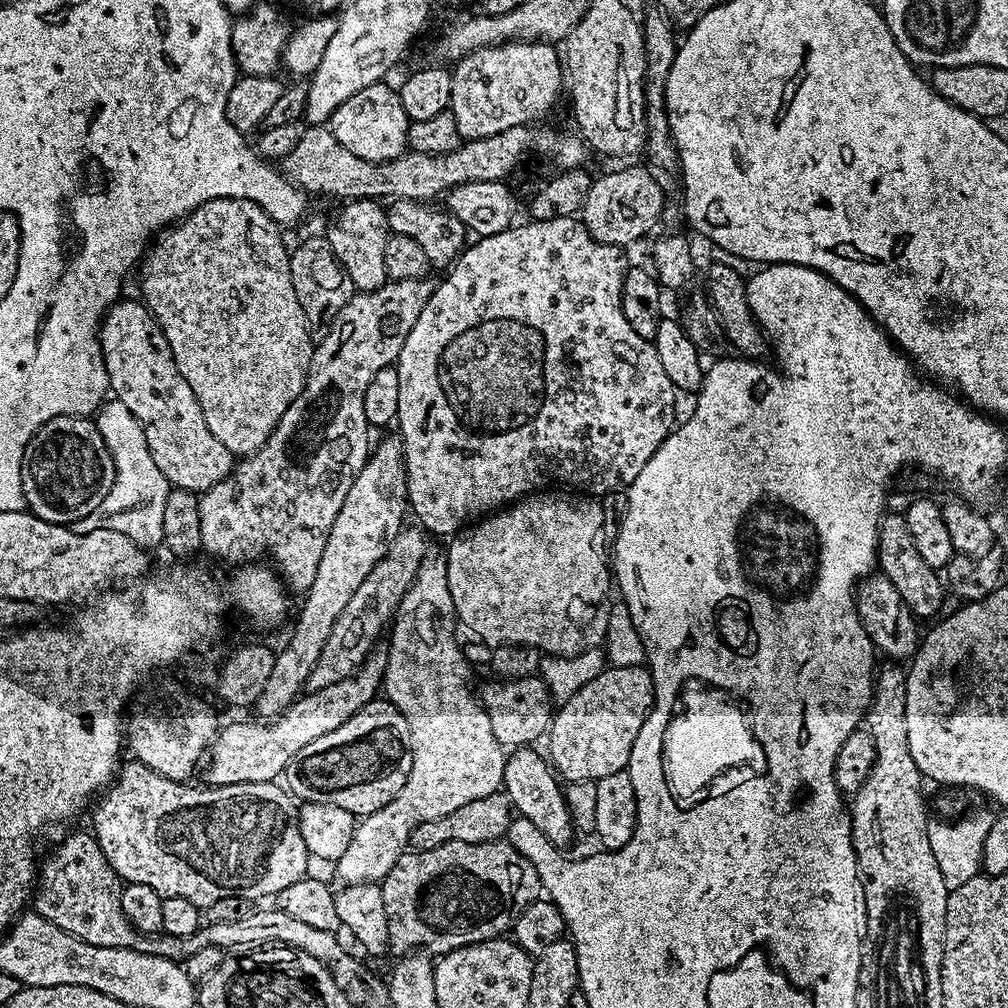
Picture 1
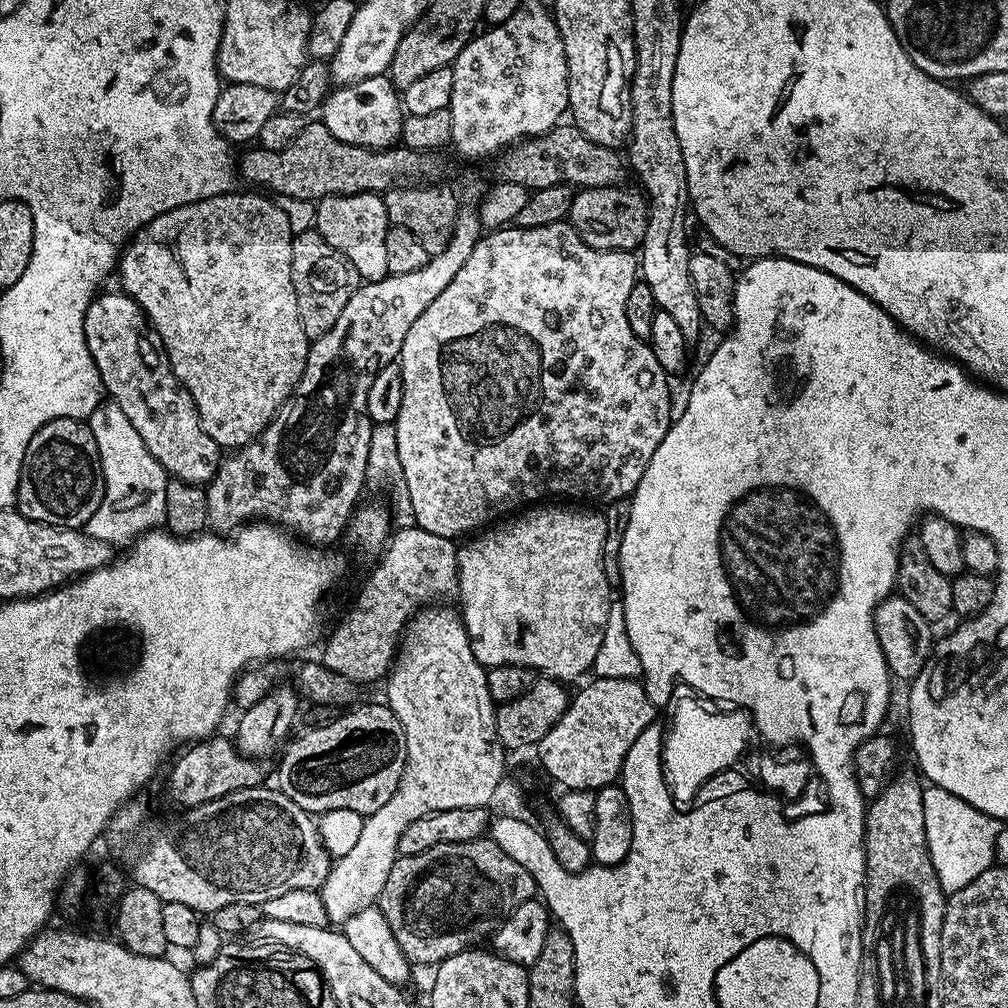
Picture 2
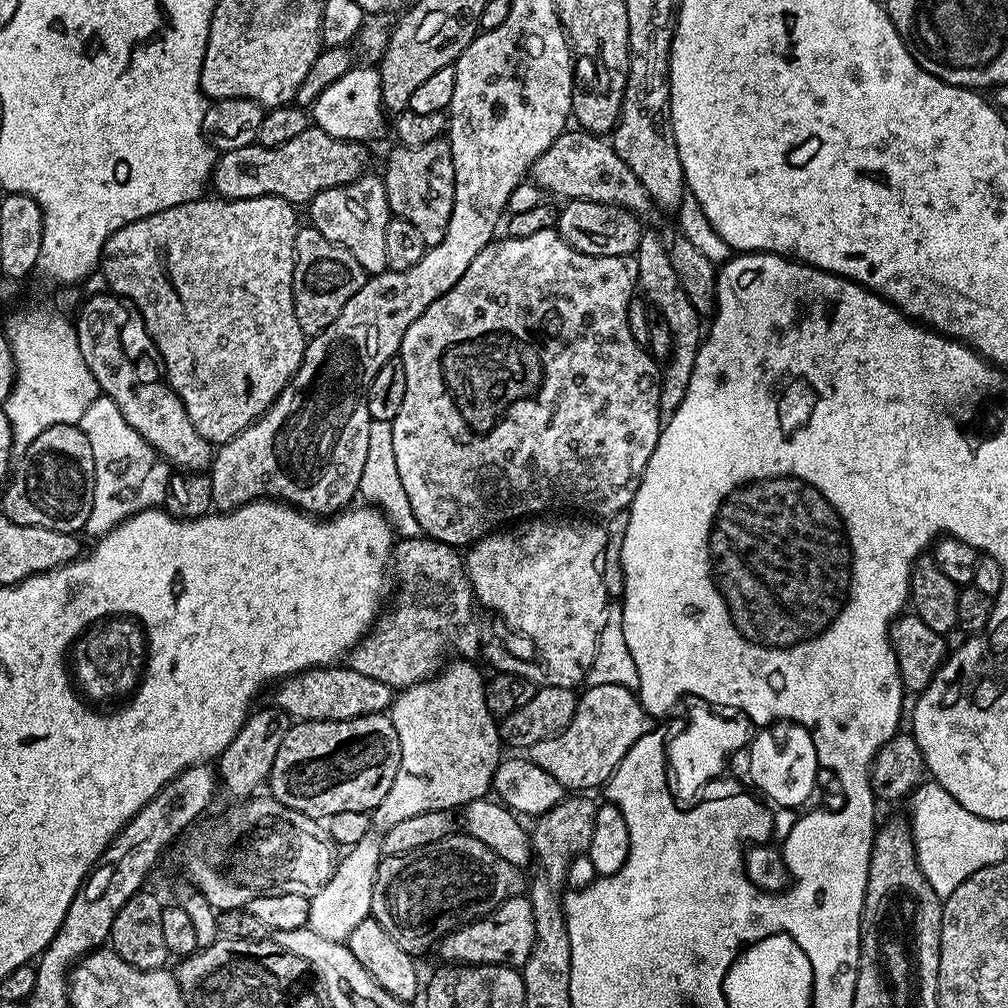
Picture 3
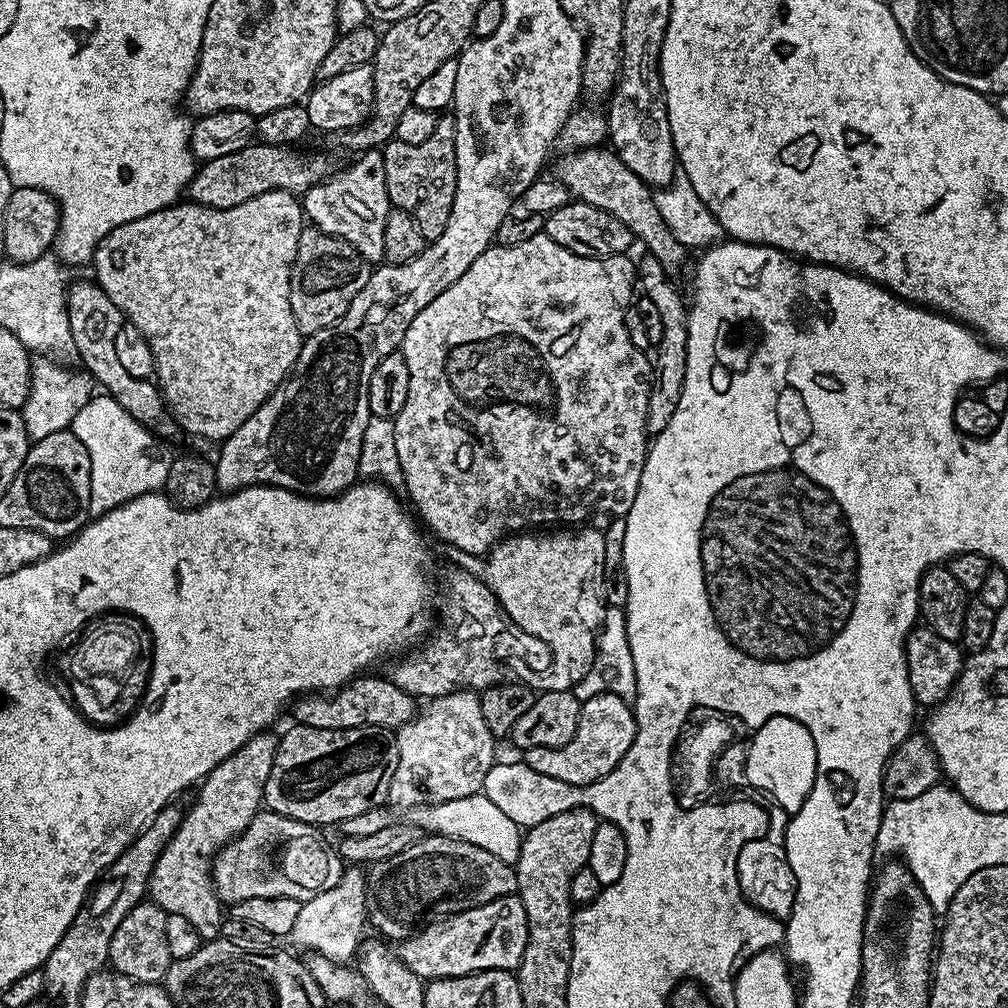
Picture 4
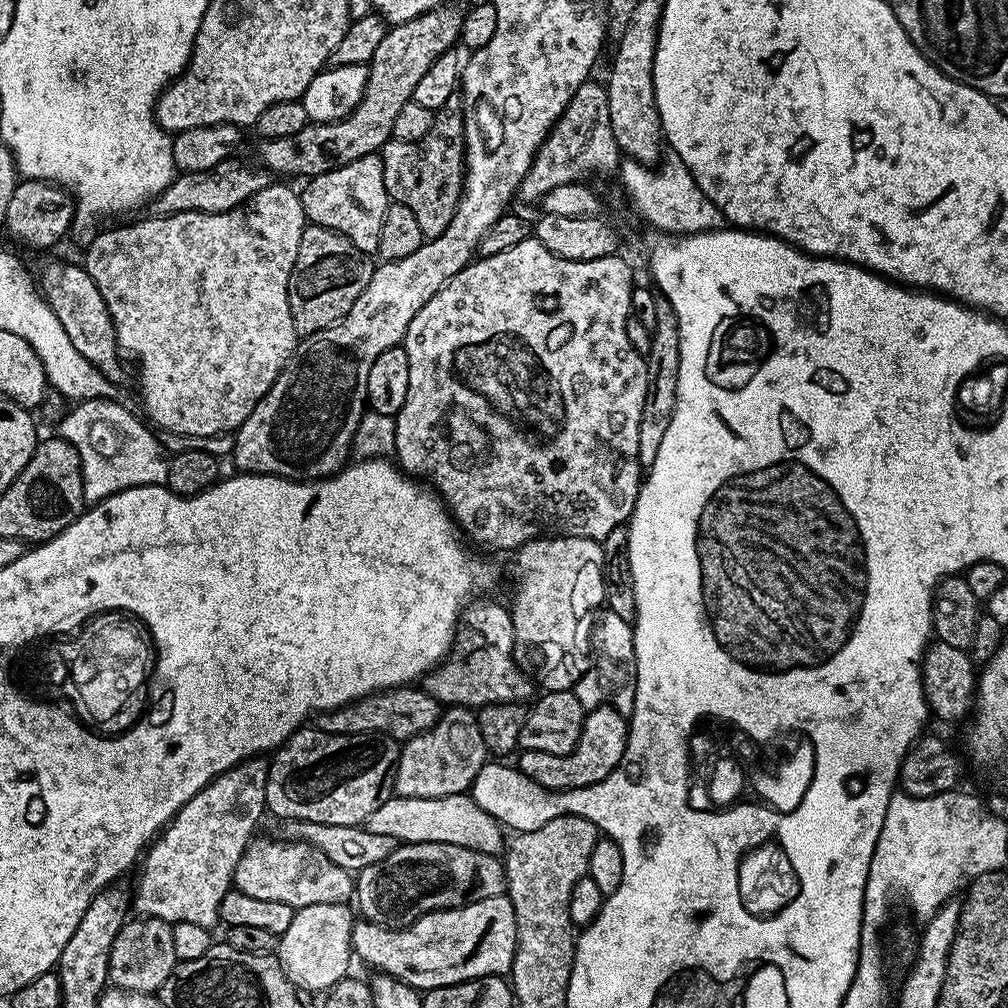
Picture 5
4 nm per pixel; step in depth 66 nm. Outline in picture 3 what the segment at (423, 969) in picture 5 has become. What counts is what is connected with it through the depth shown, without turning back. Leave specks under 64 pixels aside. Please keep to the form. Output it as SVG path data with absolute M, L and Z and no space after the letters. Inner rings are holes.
M527 895L511 896L493 912L448 933L438 945L441 961L462 964L507 964L517 970L523 969L534 946L534 910Z

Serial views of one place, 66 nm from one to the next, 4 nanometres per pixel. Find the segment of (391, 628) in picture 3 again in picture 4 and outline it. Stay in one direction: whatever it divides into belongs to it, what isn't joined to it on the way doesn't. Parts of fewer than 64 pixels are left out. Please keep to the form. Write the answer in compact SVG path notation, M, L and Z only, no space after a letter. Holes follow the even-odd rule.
M452 572L448 576L448 601L444 604L444 613L438 616L438 623L419 647L393 663L397 664L390 672L390 679L394 685L415 698L431 698L465 690L479 694L501 683L502 660L496 656L496 643L505 635L505 625L506 613L483 579L477 573L475 576L472 572Z

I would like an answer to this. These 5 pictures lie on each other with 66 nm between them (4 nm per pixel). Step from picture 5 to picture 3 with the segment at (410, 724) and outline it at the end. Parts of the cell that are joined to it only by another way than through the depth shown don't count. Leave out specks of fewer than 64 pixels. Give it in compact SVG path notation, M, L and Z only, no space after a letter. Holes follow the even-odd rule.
M329 666L326 668L309 668L304 672L287 676L276 685L273 705L282 709L291 719L314 721L344 721L350 718L368 716L370 713L385 713L392 705L394 690L384 682L375 681L366 674L360 674L347 666Z

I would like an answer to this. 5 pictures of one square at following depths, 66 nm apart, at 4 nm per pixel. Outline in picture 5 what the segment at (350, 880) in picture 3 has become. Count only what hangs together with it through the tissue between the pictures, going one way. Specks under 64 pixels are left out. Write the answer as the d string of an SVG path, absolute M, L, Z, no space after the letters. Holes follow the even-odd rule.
M347 903L343 904L319 904L318 906L306 906L293 911L290 926L278 936L278 959L284 968L284 973L296 984L296 987L305 993L327 993L329 988L336 985L339 980L349 975L348 967L354 964L352 950L352 926L354 912Z

